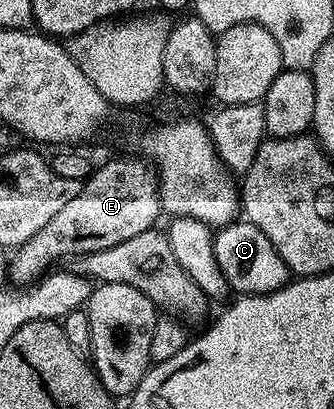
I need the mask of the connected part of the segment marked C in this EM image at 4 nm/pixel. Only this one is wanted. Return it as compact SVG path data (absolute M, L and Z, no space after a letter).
M236 221L215 231L215 256L217 265L225 273L227 284L232 292L244 295L268 295L281 289L292 278L291 270L273 249L269 237L261 233L257 225L246 221Z

